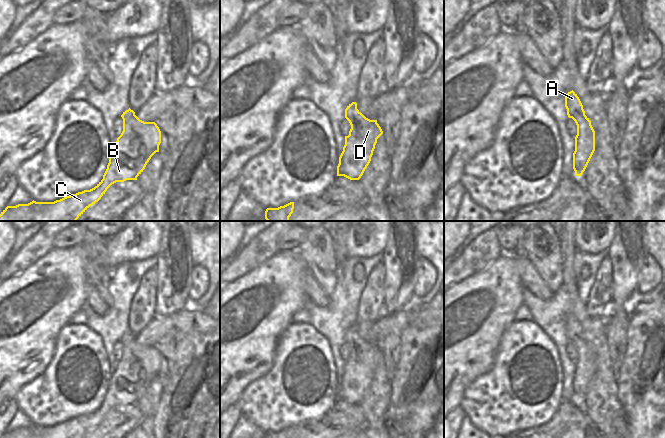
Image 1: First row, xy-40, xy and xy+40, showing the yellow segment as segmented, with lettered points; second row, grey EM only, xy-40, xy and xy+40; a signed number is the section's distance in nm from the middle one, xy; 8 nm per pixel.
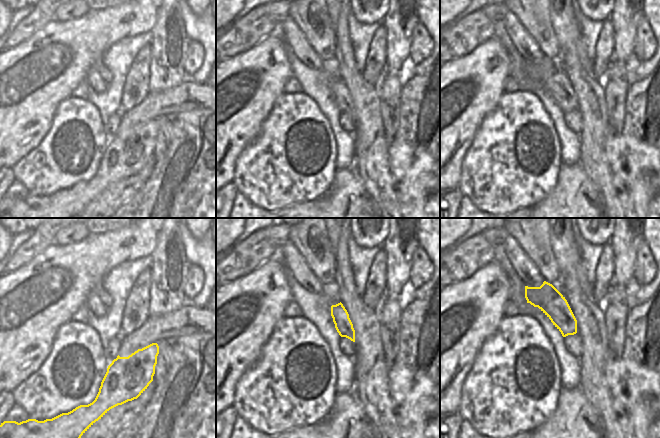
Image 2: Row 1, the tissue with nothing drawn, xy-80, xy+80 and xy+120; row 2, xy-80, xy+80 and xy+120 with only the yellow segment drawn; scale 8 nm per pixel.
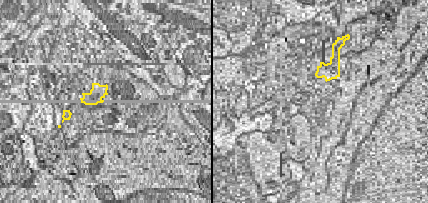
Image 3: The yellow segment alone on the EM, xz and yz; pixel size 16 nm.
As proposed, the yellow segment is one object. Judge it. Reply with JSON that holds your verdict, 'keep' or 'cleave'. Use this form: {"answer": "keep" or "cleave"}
{"answer": "keep"}

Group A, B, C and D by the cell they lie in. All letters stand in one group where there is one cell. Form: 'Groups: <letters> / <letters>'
Groups: A B C D.

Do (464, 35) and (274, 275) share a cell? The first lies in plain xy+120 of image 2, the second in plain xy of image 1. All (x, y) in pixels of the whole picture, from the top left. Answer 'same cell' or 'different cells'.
different cells

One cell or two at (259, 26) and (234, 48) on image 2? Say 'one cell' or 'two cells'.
one cell

